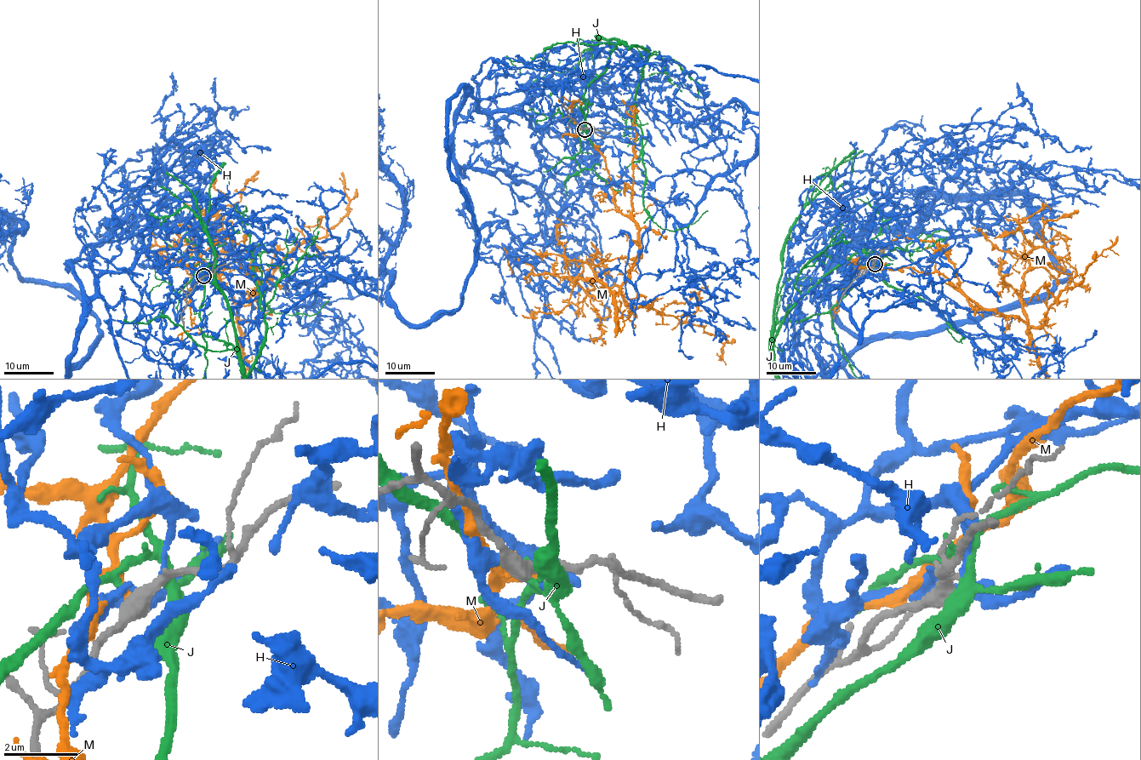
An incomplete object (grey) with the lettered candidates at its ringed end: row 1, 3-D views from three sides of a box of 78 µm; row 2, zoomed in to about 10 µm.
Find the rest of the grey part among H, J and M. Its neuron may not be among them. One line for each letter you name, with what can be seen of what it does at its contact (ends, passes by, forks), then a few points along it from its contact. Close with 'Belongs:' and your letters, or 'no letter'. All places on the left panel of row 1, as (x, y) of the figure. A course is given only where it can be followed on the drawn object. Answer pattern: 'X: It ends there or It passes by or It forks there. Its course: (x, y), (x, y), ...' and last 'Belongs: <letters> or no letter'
H: It passes by
Belongs: H

